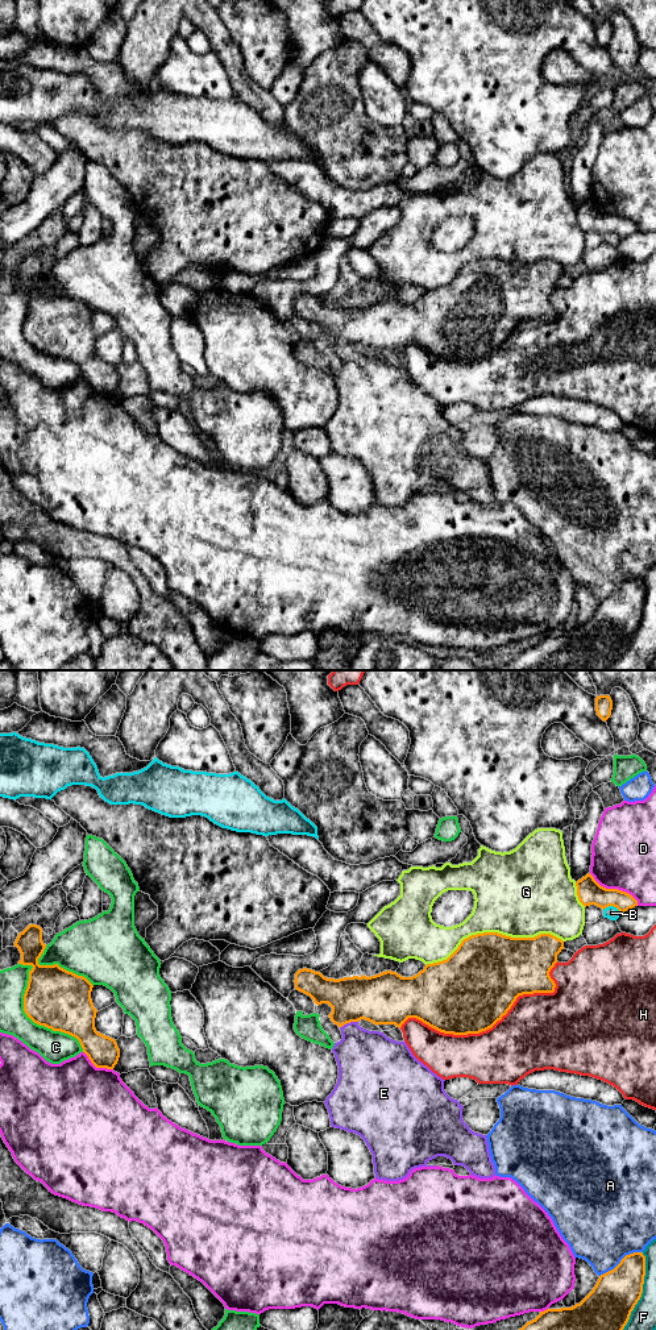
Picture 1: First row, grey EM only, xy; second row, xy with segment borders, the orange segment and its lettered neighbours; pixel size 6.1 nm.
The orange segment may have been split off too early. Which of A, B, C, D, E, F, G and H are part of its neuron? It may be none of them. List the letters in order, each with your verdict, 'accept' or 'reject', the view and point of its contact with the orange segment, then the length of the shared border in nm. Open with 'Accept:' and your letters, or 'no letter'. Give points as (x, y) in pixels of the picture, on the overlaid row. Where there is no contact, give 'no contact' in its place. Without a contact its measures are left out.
Accept: E
A: reject; meets orange in xy at (621, 1260); contact 300 nm long
B: reject; meets orange in xy at (611, 905); contact 120 nm long
C: reject; meets orange in xy at (28, 1015); contact 650 nm long
D: reject; meets orange in xy at (615, 889); contact 360 nm long
E: accept; meets orange in xy at (348, 1022); contact 120 nm long
F: reject; meets orange in xy at (642, 1291); contact 480 nm long
G: reject; meets orange in xy at (493, 932); contact 850 nm long
H: reject; meets orange in xy at (493, 1025); contact 1050 nm long

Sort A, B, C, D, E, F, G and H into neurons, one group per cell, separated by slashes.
A / B / C / D / E / F / G / H

